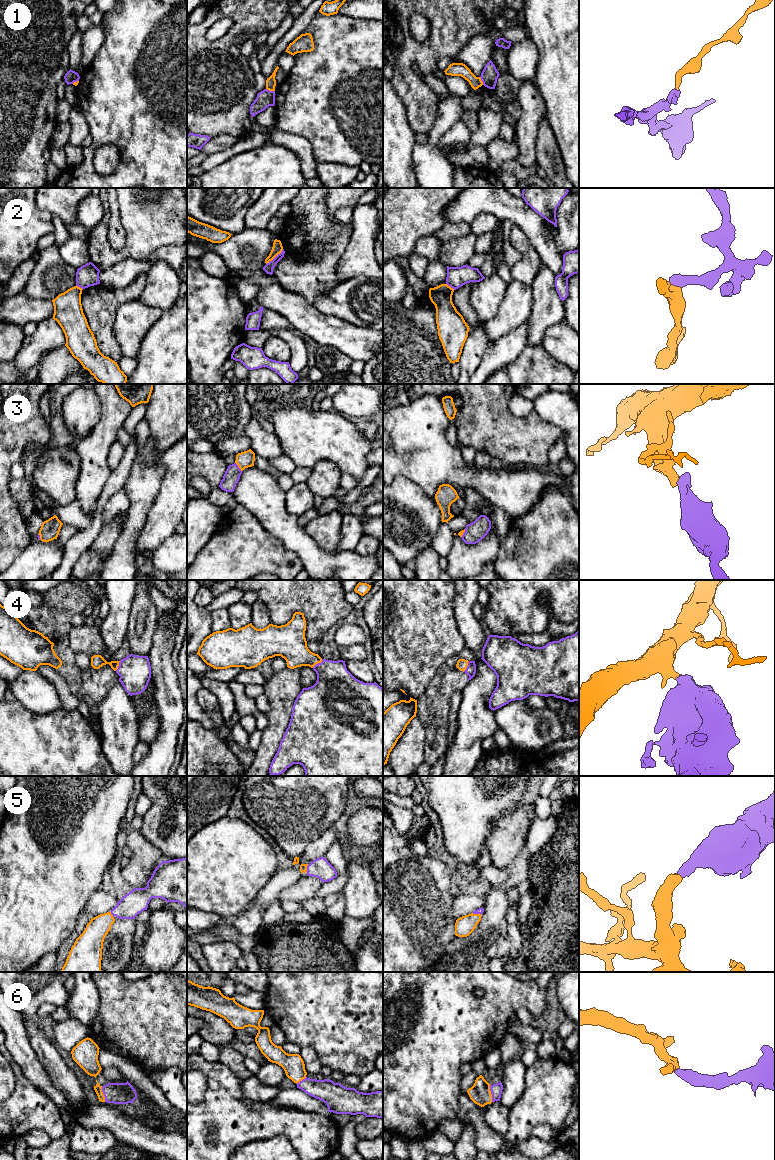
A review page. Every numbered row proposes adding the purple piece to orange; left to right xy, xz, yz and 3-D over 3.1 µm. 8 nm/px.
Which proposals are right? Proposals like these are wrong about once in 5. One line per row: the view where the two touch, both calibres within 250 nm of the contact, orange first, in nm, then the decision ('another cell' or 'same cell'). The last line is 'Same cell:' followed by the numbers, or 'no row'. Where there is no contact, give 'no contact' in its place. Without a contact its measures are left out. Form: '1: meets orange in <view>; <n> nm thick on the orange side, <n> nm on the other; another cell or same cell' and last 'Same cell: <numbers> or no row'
1: meets orange in xz; 80 nm thick on the orange side, 140 nm on the other; another cell
2: meets orange in xz; 90 nm thick on the orange side, 80 nm on the other; another cell
3: meets orange in xz; 130 nm thick on the orange side, 130 nm on the other; same cell
4: meets orange in xz; 240 nm thick on the orange side, 320 nm on the other; same cell
5: meets orange in xz; 60 nm thick on the orange side, 160 nm on the other; same cell
6: meets orange in yz; 170 nm thick on the orange side, 100 nm on the other; same cell
Same cell: 3, 4, 5, 6

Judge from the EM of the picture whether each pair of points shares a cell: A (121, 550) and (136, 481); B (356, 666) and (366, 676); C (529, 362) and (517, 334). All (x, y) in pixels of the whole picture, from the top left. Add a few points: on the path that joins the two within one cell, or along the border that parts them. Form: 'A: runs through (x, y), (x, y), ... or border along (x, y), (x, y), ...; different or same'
A: runs through (129, 533), (135, 522), (136, 498); same
B: runs through (358, 668), (364, 674); same
C: border along (526, 345), (519, 356), (508, 366); different

